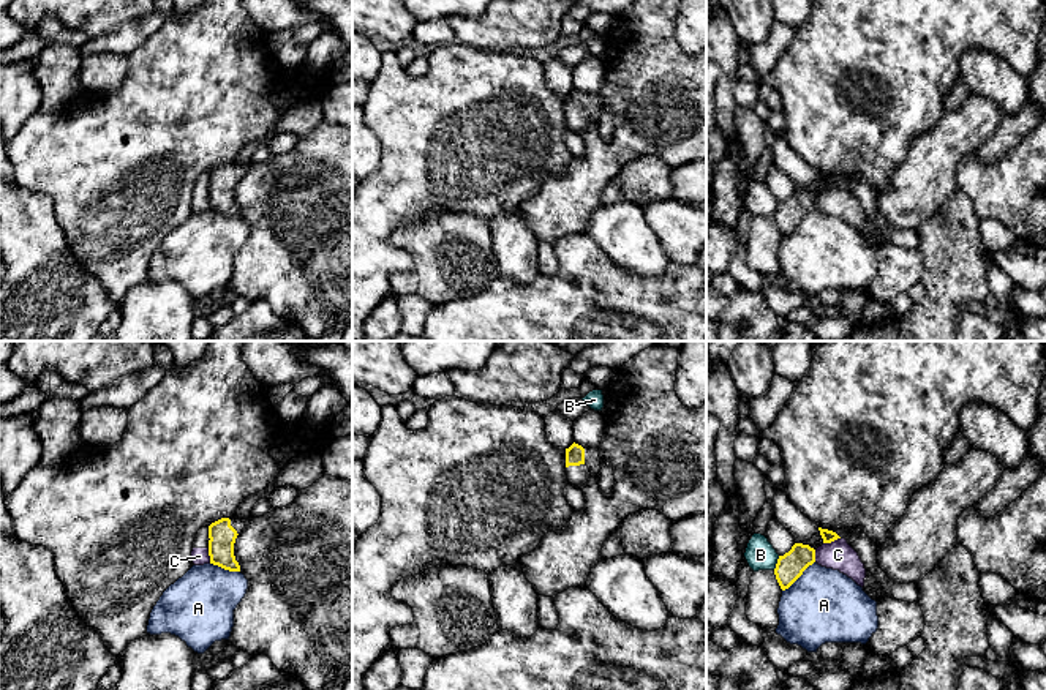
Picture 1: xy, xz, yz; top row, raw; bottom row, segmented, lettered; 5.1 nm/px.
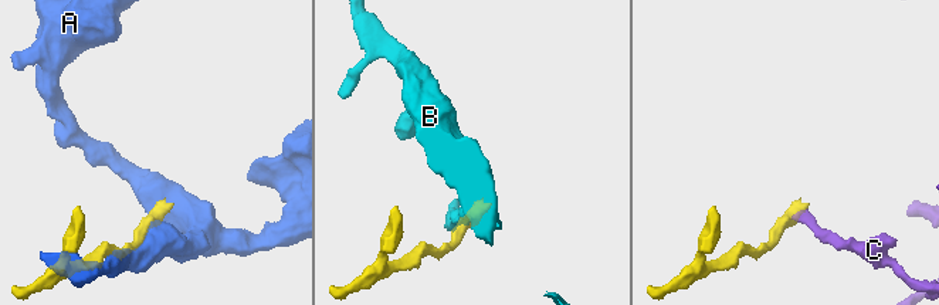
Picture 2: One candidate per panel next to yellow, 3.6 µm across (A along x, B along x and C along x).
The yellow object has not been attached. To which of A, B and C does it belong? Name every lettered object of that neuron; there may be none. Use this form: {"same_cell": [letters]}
{"same_cell": []}

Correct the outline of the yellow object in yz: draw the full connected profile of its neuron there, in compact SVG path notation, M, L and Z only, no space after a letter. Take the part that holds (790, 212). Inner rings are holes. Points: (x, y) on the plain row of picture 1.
M795 189L788 199L779 202L774 221L781 235L788 235L814 208L815 196L803 189Z

